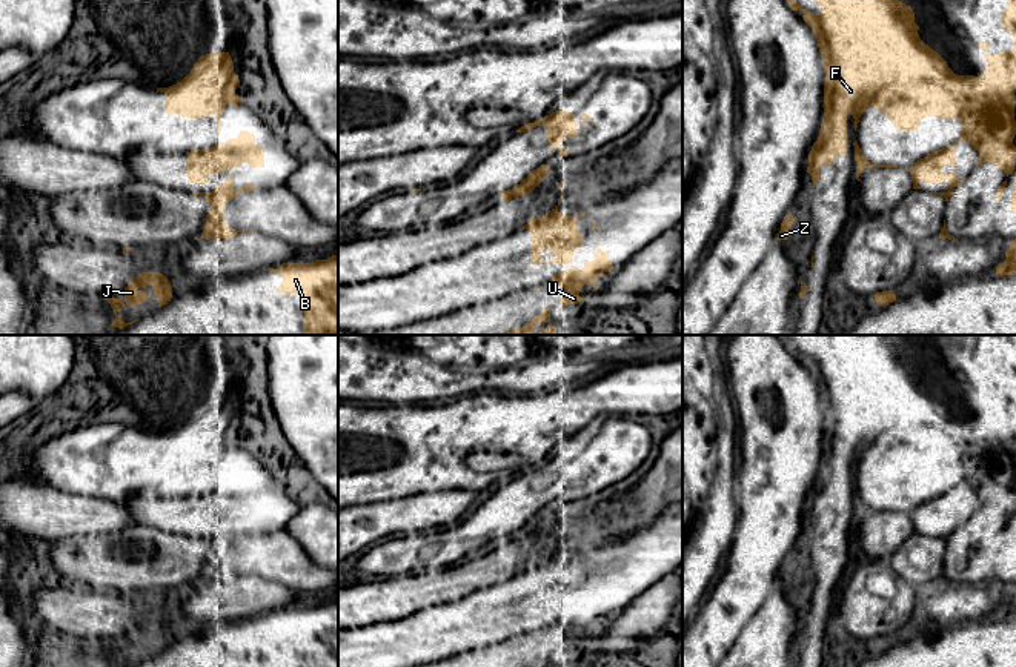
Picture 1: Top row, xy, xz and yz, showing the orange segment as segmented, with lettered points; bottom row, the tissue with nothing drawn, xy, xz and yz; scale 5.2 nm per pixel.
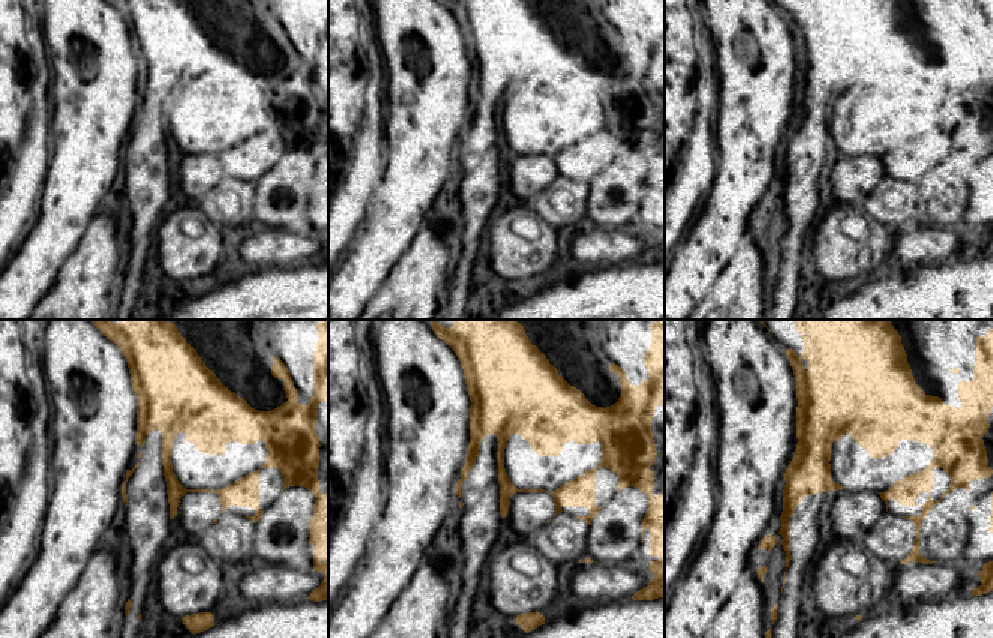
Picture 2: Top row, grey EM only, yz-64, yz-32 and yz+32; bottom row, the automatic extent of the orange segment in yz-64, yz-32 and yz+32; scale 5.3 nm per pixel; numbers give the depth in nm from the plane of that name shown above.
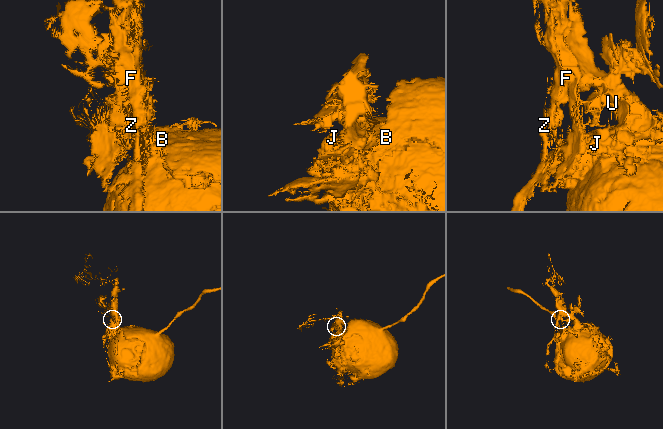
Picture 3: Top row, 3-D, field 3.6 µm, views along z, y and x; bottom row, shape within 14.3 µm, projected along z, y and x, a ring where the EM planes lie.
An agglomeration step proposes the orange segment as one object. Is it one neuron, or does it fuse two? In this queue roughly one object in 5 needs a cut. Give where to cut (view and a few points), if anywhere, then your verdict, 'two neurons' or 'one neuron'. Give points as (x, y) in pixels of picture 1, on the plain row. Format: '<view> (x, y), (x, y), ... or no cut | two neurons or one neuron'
no cut | one neuron

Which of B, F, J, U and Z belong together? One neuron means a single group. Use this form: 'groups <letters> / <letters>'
groups B F J U Z

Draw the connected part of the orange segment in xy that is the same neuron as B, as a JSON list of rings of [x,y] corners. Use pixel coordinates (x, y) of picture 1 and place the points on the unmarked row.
[[[338,598],[312,607],[287,606],[278,613],[269,612],[267,615],[277,616],[283,622],[277,636],[304,639],[304,667],[338,667]]]

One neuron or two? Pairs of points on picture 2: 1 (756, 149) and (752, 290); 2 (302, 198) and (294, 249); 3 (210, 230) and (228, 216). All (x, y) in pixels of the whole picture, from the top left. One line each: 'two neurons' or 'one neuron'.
1: two neurons
2: two neurons
3: two neurons

